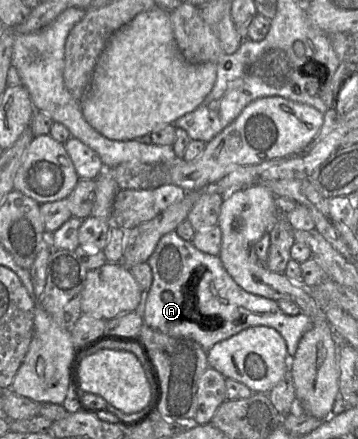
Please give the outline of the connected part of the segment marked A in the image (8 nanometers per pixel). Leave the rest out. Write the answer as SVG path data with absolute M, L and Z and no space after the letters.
M175 231L160 238L147 263L151 268L153 278L143 299L142 317L144 323L171 337L194 340L206 352L216 343L228 339L246 328L267 326L276 329L282 335L287 344L287 351L293 357L300 339L313 326L312 319L306 314L288 315L280 309L277 301L244 290L228 274L219 256L198 250L191 241L182 239Z

